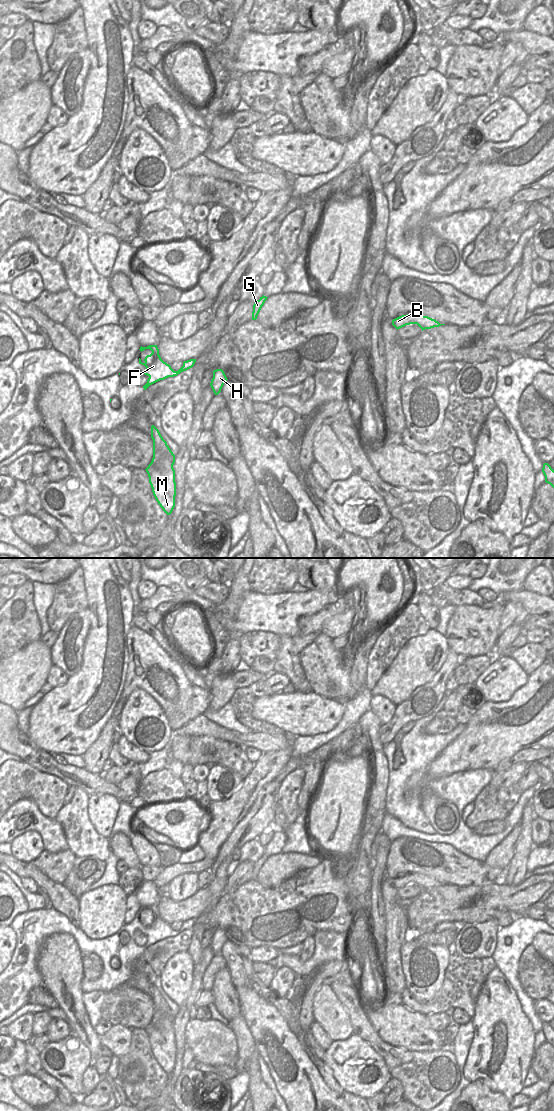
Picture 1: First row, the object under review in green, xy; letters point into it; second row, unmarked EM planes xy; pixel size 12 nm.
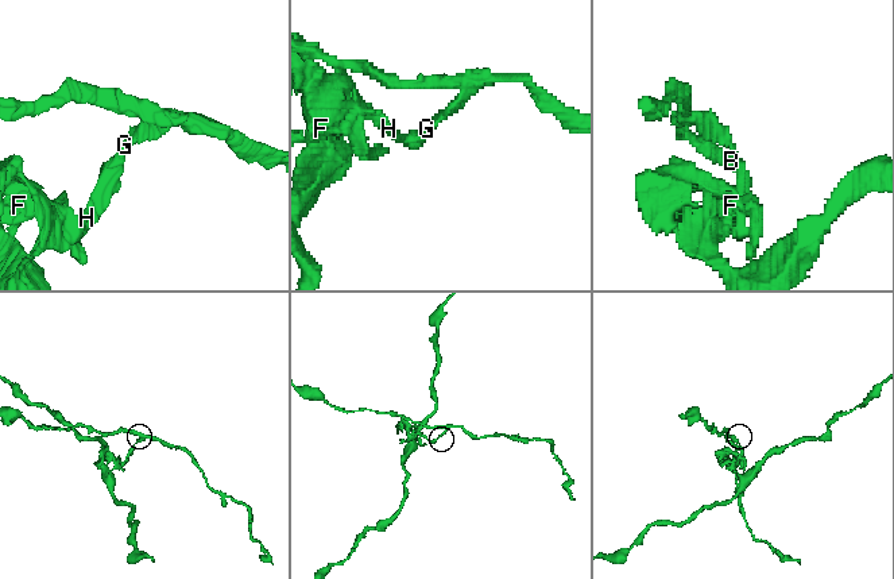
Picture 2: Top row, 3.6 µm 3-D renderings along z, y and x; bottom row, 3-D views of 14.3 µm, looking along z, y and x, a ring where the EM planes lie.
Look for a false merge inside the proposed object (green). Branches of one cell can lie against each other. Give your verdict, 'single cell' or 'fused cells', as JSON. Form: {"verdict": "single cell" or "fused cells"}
{"verdict": "fused cells"}

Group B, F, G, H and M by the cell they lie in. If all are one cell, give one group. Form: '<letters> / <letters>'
B F G H / M

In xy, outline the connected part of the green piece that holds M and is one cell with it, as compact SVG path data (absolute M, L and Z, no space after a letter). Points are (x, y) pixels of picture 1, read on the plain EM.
M152 995L151 998L153 1000L153 1018L145 1030L156 1061L163 1071L170 1075L175 1067L176 1056L175 1030L173 1028L175 1015L170 1008L168 1014L164 1015Z

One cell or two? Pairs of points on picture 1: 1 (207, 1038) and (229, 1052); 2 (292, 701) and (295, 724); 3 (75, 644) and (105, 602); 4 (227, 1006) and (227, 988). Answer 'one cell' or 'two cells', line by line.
1: one cell
2: one cell
3: two cells
4: one cell

